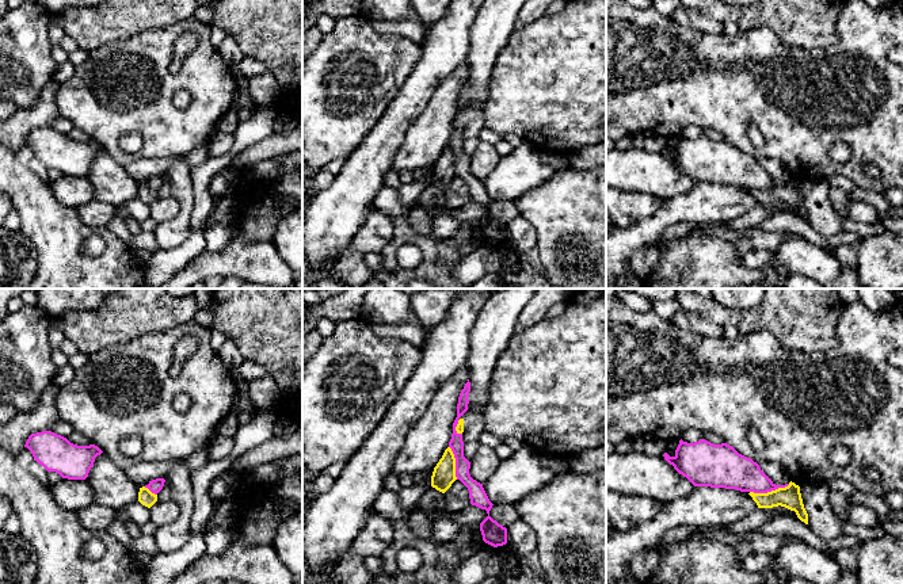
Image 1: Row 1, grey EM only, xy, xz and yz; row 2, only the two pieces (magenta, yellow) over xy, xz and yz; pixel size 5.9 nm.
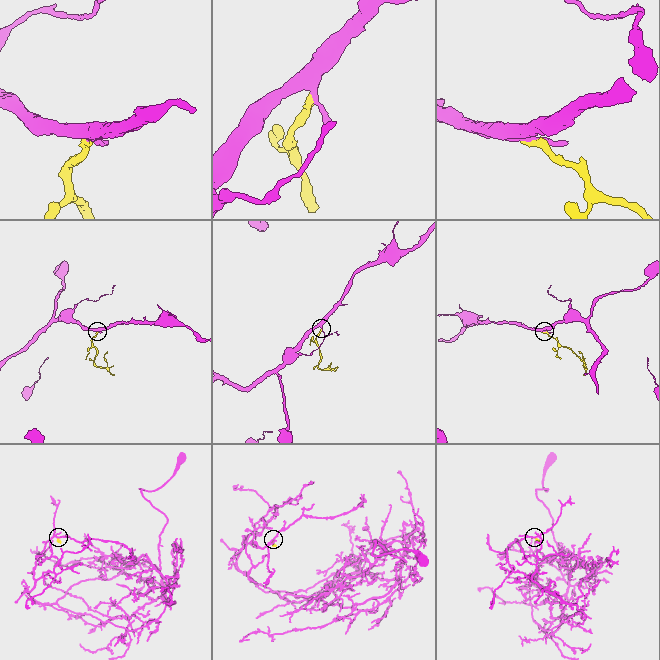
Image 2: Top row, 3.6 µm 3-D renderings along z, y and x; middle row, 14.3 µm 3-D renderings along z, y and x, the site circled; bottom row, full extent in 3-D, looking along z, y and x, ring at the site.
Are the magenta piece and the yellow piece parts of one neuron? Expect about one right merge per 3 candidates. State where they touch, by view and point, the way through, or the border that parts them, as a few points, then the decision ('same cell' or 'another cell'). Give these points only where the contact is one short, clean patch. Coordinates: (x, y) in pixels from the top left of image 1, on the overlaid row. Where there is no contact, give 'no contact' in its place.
yz (769, 491) | along yz (789, 484), (766, 492), (750, 492) | another cell

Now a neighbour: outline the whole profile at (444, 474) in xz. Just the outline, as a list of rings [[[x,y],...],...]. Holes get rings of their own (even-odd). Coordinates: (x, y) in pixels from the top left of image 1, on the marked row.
[[[447,447],[434,467],[431,486],[445,493],[456,480],[456,458],[452,449]]]

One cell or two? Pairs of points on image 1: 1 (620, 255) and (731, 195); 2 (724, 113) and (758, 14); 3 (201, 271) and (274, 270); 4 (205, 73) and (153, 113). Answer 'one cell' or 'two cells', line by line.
1: one cell
2: two cells
3: one cell
4: one cell

